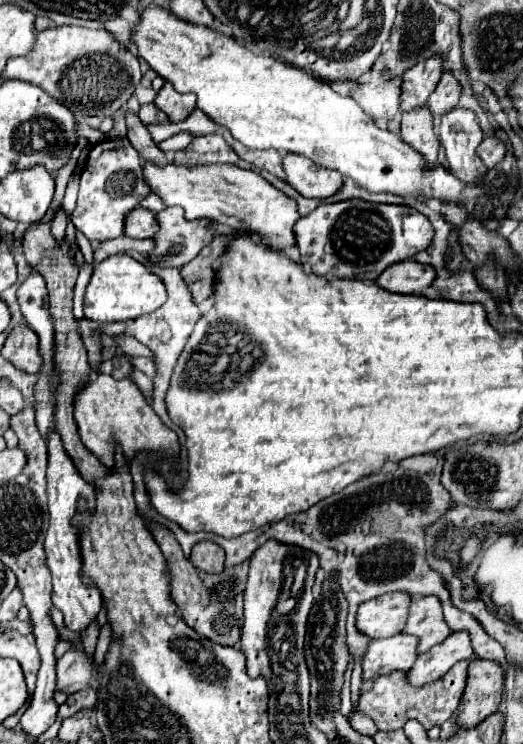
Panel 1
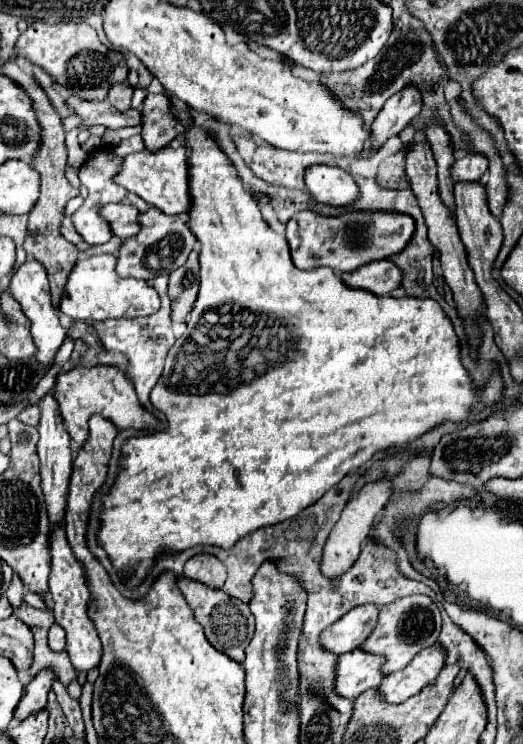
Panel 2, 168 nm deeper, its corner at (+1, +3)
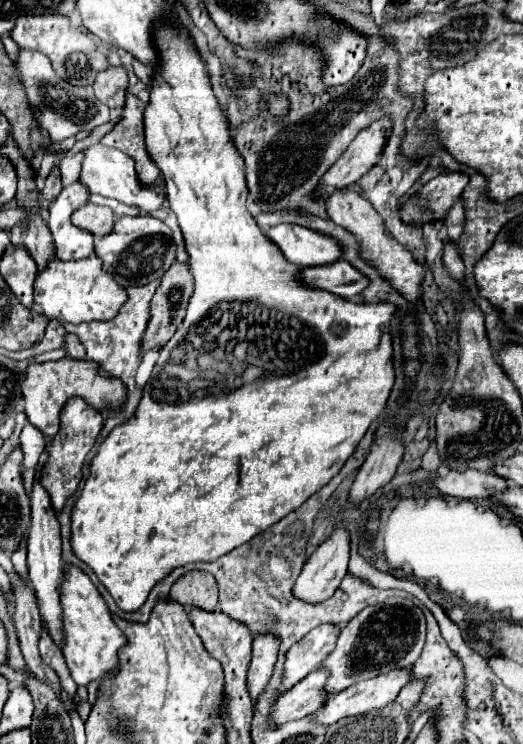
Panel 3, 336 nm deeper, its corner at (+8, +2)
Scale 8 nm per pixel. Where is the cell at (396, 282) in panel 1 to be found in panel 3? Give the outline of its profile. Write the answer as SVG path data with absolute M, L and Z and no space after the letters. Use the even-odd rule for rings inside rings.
M338 260L336 264L328 266L312 266L300 272L304 284L314 288L324 288L340 298L358 300L364 288L368 288L368 278L360 274L360 270L346 264L346 260Z

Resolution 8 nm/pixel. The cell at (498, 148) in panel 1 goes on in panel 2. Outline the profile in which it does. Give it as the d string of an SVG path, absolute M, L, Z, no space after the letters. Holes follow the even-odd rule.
M467 153L451 165L451 181L453 183L479 181L479 177L485 171L487 171L487 159L483 155L477 155L477 153Z

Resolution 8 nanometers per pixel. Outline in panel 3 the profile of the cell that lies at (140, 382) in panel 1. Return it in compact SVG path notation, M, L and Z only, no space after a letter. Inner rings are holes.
M68 334L68 336L66 336L66 346L64 346L64 348L68 350L68 354L70 354L72 358L86 358L84 344L78 340L76 334Z

